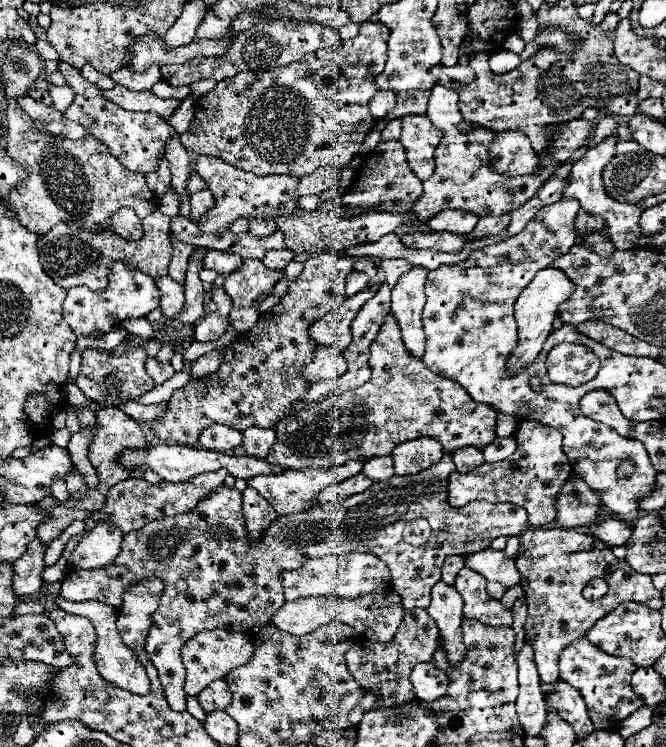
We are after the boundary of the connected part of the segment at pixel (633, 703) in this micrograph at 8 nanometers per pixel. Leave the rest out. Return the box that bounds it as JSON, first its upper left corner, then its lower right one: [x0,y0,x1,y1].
[559,637,643,729]

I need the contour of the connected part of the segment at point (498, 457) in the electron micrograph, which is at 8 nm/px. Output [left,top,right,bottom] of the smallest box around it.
[483,437,515,463]

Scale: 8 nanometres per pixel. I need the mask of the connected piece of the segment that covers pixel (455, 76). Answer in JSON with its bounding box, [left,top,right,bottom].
[439,65,475,85]

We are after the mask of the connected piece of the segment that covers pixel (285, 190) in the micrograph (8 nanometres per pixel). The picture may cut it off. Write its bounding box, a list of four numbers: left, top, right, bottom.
[197,155,299,235]

